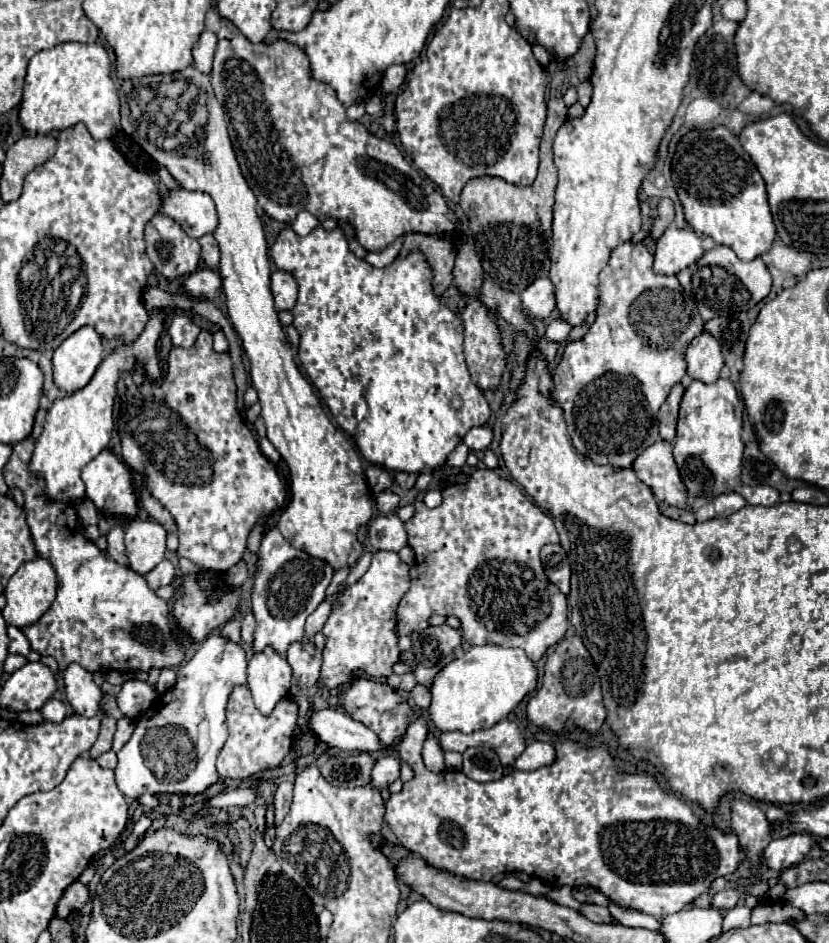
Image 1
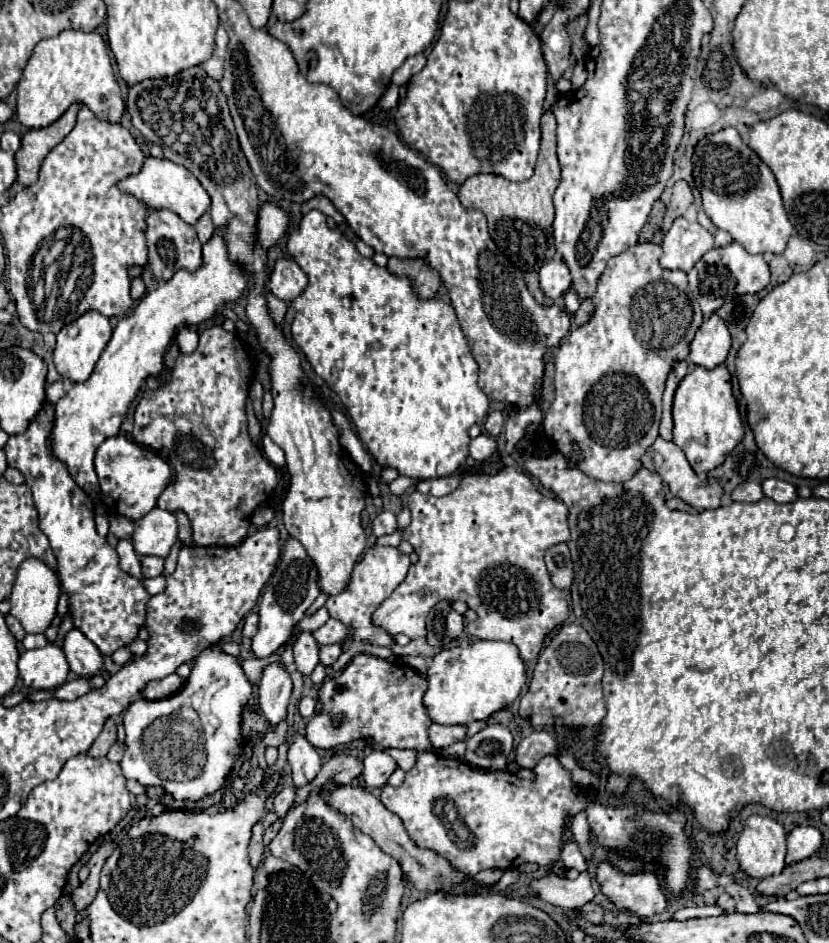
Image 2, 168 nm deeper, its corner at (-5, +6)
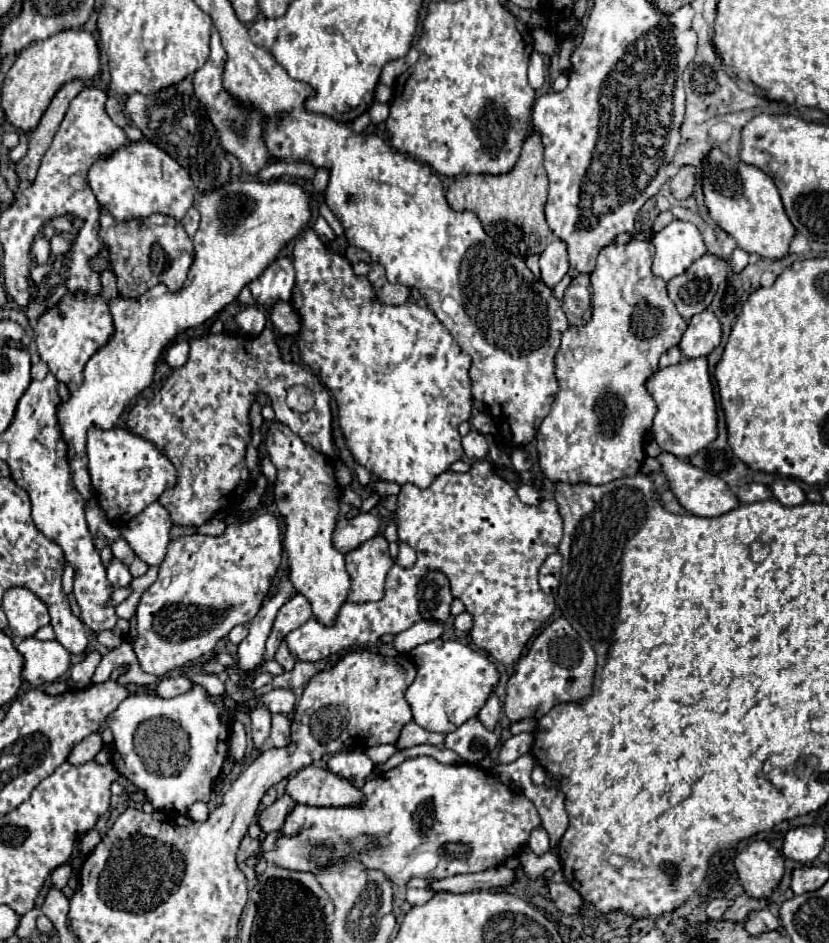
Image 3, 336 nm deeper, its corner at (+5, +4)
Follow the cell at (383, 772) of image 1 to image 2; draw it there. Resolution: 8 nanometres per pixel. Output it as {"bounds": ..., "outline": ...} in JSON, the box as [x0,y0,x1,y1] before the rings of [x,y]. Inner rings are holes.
{"bounds":[362,750,396,786],"outline":[[[372,750],[362,758],[362,778],[366,786],[384,786],[388,776],[396,770],[396,762],[384,750]]]}

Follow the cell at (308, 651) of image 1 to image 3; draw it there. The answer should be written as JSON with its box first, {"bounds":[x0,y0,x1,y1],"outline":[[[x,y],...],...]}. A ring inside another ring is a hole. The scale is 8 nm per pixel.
{"bounds":[276,642,298,670],"outline":[[[282,642],[282,644],[280,644],[280,648],[278,648],[278,652],[276,652],[276,662],[278,662],[278,664],[282,664],[282,666],[284,666],[284,670],[292,670],[292,668],[294,668],[294,664],[298,662],[298,658],[288,650],[286,642]]]}

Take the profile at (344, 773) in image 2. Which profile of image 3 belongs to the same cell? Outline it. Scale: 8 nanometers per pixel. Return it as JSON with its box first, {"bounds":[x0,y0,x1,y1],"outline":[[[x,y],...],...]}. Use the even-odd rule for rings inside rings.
{"bounds":[258,794,296,832],"outline":[[[284,794],[282,798],[278,798],[270,808],[266,808],[266,810],[260,814],[260,818],[258,818],[260,828],[262,828],[264,832],[280,830],[282,824],[284,824],[284,820],[286,820],[286,816],[294,810],[294,804],[296,804],[296,802],[294,802],[288,794]]]}

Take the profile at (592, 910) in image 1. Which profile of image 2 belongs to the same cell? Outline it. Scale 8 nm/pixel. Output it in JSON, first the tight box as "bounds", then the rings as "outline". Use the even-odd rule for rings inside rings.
{"bounds":[528,872,594,910],"outline":[[[548,872],[542,878],[534,878],[528,882],[528,888],[544,902],[550,902],[560,908],[578,910],[586,902],[594,898],[594,890],[590,886],[590,874],[580,872],[576,880],[560,878],[554,872]]]}

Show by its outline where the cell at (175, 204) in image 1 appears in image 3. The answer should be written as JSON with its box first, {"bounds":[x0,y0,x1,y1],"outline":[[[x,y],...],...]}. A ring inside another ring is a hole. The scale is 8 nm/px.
{"bounds":[88,140,196,220],"outline":[[[146,140],[140,144],[132,142],[130,146],[112,154],[110,158],[94,162],[94,166],[88,172],[88,184],[94,190],[102,208],[118,220],[148,218],[154,212],[182,220],[188,208],[194,204],[196,196],[188,172],[182,166],[178,166],[174,158],[162,154],[162,150],[150,146],[150,142]]]}

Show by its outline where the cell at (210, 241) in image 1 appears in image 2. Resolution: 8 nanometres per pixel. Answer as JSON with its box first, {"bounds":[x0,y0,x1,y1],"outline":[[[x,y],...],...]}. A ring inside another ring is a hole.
{"bounds":[194,212,214,244],"outline":[[[206,212],[204,216],[200,216],[200,220],[194,224],[196,228],[196,234],[198,234],[198,240],[202,244],[206,244],[214,232],[214,224],[212,224],[212,218],[210,218],[210,212]]]}

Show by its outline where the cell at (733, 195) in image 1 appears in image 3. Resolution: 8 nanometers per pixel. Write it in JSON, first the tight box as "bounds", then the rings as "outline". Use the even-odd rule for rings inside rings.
{"bounds":[700,146,794,260],"outline":[[[712,146],[712,150],[702,162],[700,178],[704,190],[704,204],[710,212],[710,218],[726,234],[734,236],[742,250],[768,260],[780,260],[788,254],[794,226],[784,212],[774,180],[766,172],[740,160],[728,158],[718,146]]]}

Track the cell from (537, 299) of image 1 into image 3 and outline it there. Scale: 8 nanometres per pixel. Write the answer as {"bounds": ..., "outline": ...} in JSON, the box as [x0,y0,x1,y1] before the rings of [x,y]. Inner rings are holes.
{"bounds":[540,240,568,288],"outline":[[[554,240],[540,254],[540,272],[542,272],[542,282],[548,288],[554,288],[566,276],[568,258],[566,258],[566,246],[562,240]]]}

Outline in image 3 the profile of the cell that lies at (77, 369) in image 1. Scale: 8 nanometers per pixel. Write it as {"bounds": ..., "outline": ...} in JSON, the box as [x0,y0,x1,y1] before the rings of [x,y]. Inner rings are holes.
{"bounds":[34,294,114,386],"outline":[[[84,294],[68,296],[58,306],[50,308],[34,328],[34,338],[38,346],[38,354],[50,366],[50,372],[58,382],[66,386],[78,386],[82,382],[82,370],[90,356],[102,348],[114,332],[110,308],[104,298],[90,298]]]}

